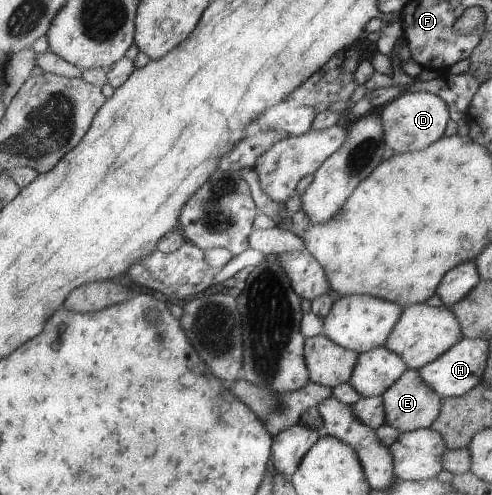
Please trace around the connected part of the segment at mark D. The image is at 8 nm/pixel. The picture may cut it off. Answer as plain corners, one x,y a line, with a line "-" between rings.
405,91
384,107
381,118
387,147
396,154
412,153
426,149
444,137
451,119
451,110
447,101
436,94

